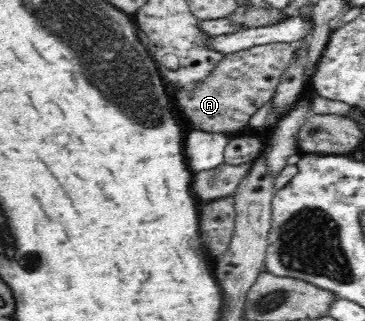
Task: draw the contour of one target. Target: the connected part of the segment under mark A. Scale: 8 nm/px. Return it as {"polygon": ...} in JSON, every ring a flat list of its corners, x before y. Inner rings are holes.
{"polygon":[[282,42,257,45,228,54,213,74,193,90,179,89,176,92,179,114,188,118,198,130,243,134,248,130,248,121,254,112,272,98,284,70,293,59,294,46]]}

